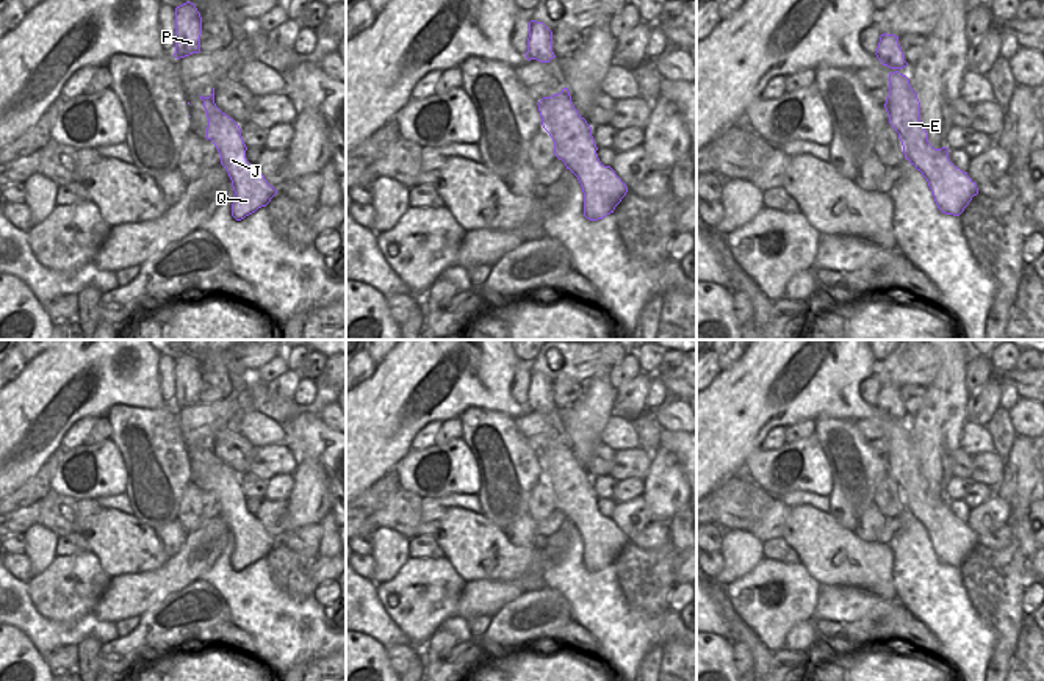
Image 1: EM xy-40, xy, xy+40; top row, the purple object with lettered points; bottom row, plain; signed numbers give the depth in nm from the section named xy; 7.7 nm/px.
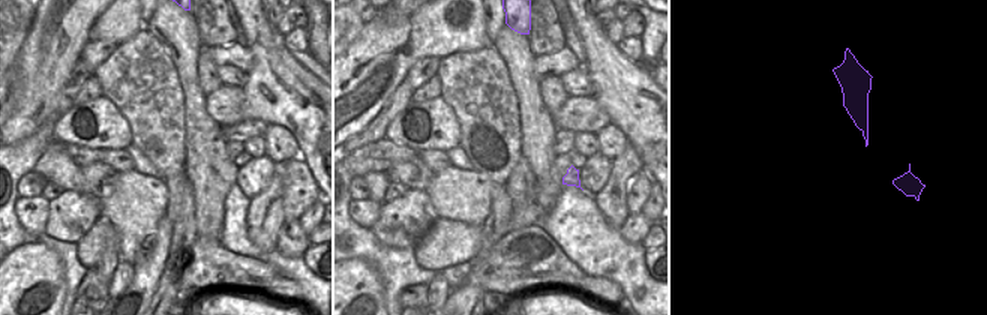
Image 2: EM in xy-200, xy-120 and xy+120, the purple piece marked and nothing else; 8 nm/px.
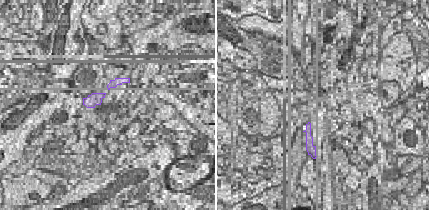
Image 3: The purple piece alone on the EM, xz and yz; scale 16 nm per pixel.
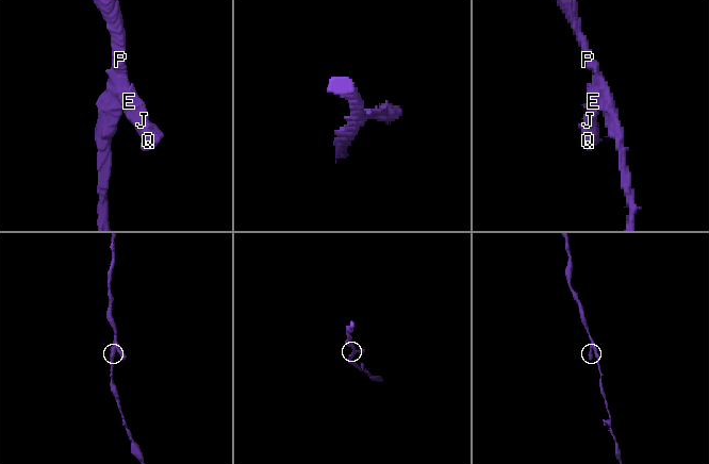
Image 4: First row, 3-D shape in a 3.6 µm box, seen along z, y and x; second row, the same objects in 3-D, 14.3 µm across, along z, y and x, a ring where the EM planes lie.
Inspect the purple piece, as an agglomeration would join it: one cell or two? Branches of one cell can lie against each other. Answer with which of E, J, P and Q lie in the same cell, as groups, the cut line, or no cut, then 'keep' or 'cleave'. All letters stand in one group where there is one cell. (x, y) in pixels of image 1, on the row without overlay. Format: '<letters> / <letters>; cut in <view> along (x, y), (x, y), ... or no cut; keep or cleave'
E J P Q; no cut; keep

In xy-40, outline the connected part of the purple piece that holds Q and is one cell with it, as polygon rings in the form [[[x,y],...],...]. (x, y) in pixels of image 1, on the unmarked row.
[[[214,438],[210,448],[200,446],[208,468],[207,490],[210,490],[219,506],[221,515],[227,520],[235,542],[232,567],[236,571],[266,557],[277,545],[257,517],[246,509],[246,495],[239,476],[214,454]]]

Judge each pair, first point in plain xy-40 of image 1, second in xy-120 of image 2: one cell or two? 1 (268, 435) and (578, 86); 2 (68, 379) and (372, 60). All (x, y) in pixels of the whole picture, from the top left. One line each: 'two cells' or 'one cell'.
1: one cell
2: one cell

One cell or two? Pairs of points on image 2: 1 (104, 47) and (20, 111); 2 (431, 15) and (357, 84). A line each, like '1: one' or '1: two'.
1: two
2: one

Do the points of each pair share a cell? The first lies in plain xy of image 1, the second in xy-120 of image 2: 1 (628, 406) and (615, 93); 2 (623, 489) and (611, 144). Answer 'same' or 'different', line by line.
1: different
2: same

